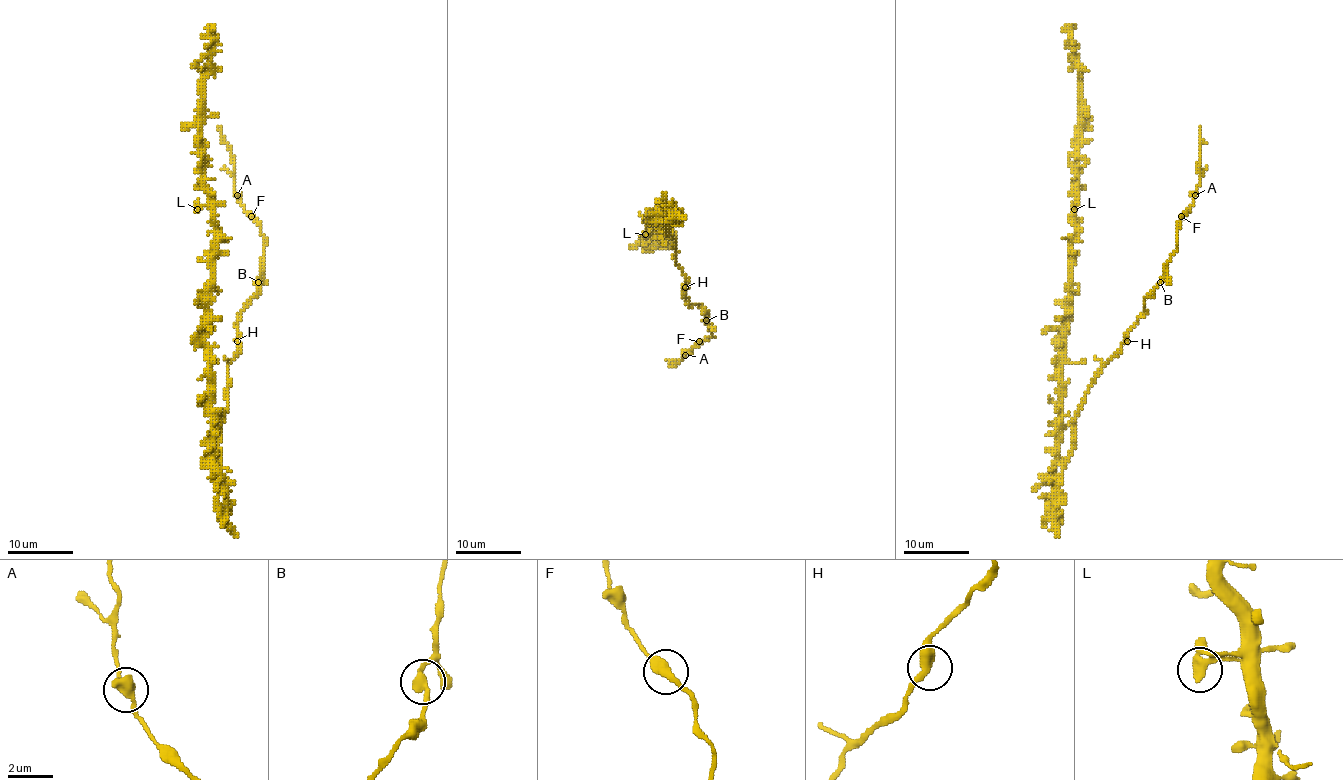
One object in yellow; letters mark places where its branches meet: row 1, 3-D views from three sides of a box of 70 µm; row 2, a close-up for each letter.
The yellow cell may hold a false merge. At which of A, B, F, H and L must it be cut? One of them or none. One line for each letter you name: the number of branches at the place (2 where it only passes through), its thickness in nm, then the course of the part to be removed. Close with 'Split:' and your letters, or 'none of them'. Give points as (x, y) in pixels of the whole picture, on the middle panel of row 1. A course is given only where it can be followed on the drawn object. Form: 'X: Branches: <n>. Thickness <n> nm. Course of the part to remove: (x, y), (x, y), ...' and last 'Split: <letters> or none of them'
Split: none of them

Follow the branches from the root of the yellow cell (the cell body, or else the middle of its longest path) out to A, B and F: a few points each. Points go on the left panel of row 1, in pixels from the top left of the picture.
A: (215, 465), (219, 480), (228, 365), (238, 352), (235, 323), (258, 291), (265, 249), (260, 224), (237, 195)
B: (215, 465), (219, 480), (228, 365), (238, 352), (235, 323), (258, 291), (258, 282)
F: (215, 465), (219, 480), (228, 365), (238, 352), (235, 323), (258, 291), (261, 273), (265, 236), (251, 216)

